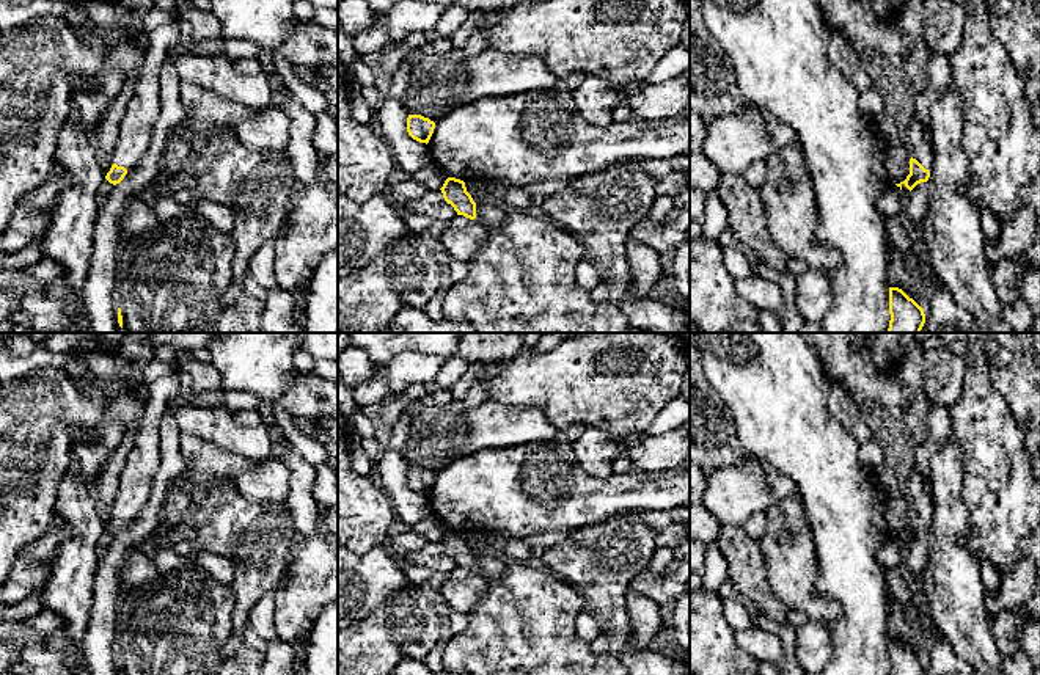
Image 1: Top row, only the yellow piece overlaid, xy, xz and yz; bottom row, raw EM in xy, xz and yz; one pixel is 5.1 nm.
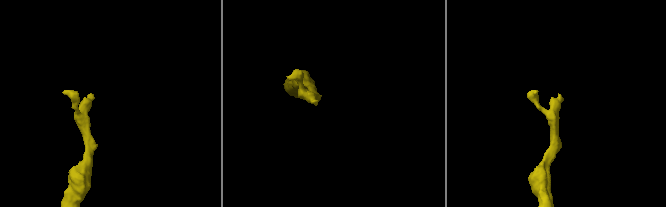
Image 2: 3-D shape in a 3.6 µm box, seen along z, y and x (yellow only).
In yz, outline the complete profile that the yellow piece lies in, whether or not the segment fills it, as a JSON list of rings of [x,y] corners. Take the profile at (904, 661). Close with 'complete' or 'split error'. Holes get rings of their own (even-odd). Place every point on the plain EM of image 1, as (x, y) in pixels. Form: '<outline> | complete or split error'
[[[889,639],[889,666],[889,675],[925,675],[924,661],[899,639]]] | complete

